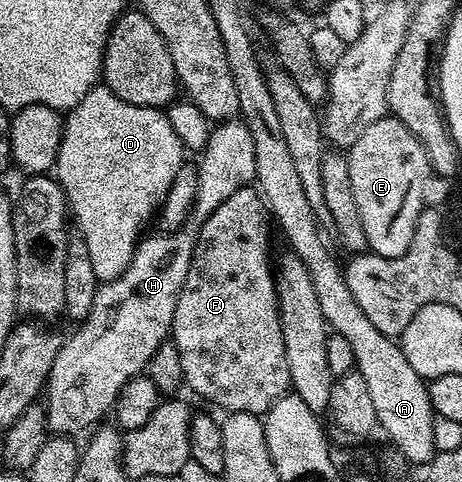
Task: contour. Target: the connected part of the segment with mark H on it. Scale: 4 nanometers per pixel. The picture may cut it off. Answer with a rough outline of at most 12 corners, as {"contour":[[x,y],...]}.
{"contour":[[219,122],[173,233],[137,244],[63,338],[53,434],[113,412],[169,340],[202,223],[253,184],[254,139]]}

